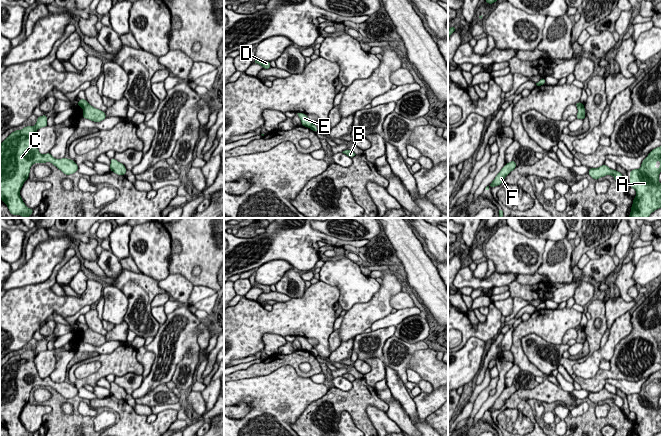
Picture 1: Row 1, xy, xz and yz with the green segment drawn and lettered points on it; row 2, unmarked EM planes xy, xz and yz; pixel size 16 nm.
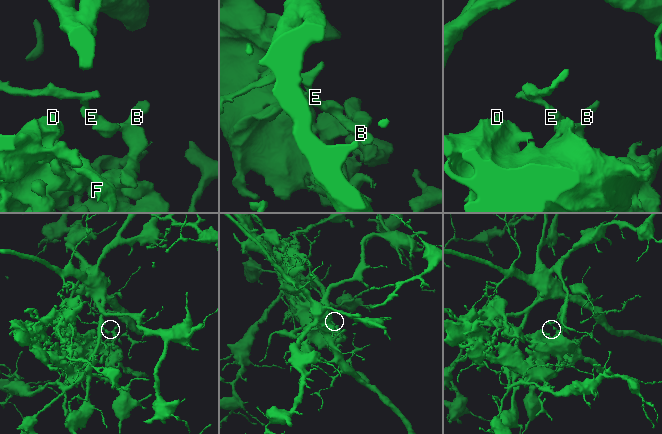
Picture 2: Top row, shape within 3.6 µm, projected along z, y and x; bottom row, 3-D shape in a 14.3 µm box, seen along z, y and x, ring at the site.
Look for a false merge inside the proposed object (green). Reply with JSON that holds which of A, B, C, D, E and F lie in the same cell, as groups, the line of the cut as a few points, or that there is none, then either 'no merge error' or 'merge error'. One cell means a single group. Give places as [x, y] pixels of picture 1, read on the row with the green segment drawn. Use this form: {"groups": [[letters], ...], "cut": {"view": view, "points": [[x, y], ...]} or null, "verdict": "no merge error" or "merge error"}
{"groups": [["A", "B", "C", "D", "F"], ["E"]], "cut": {"view": "xy", "points": [[88, 104], [83, 109]]}, "verdict": "merge error"}

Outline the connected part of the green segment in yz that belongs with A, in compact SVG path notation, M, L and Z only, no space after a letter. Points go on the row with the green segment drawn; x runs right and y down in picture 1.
M661 146L649 152L642 161L639 169L630 170L631 188L636 190L636 197L633 199L630 216L628 218L648 218L652 212L661 208L661 183L659 174L661 172Z

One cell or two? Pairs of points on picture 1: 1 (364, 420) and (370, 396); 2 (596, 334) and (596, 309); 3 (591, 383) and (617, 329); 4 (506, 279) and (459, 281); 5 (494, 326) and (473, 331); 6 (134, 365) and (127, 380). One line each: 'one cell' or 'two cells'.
1: one cell
2: one cell
3: two cells
4: one cell
5: one cell
6: two cells

